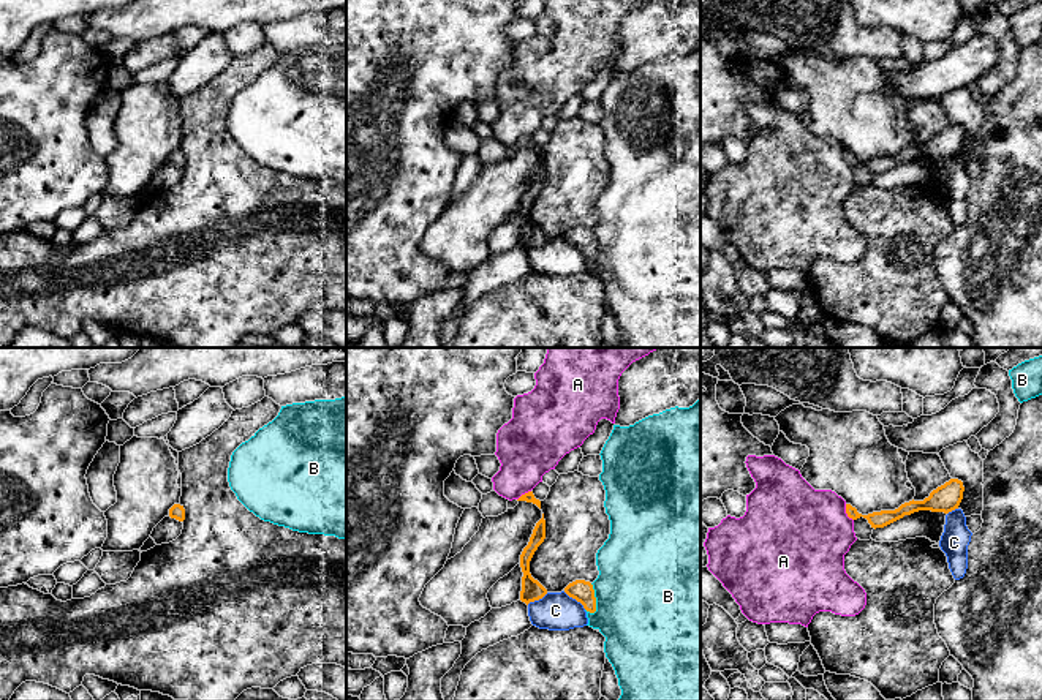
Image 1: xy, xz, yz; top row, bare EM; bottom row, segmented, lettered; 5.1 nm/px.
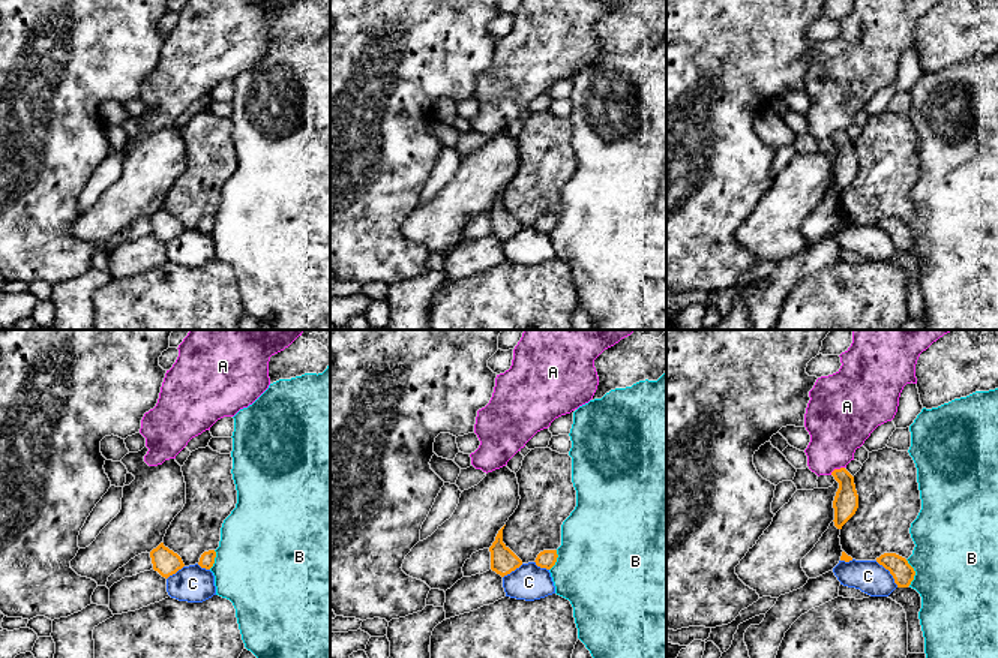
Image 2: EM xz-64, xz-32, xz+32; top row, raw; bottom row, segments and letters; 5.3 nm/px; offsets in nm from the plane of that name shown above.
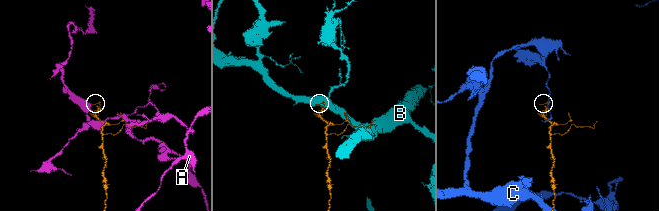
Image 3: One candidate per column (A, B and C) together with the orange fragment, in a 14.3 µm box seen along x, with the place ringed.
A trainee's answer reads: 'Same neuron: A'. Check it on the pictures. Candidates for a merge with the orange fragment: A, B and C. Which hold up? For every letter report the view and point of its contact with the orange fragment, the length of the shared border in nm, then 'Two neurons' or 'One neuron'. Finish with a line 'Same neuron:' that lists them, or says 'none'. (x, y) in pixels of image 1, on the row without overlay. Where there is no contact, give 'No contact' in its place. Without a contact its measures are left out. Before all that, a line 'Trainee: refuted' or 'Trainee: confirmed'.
Trainee: refuted
A: Touches orange at yz (846, 158). Shared border 100 nm. Two neurons
B: Touches orange at xz (595, 245). Shared border 160 nm. Two neurons
C: Touches orange at xz (574, 244). Shared border 150 nm. Two neurons
Same neuron: none

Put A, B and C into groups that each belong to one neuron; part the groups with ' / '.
A / B / C

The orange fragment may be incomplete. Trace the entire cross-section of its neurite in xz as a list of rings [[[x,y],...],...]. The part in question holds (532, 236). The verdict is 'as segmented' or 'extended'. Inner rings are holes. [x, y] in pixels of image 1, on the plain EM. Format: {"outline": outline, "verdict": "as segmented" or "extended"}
{"outline": [[[542,160],[542,164],[536,169],[533,175],[528,191],[523,194],[520,201],[520,213],[523,218],[520,247],[525,248],[527,251],[530,248],[542,245],[547,240],[547,235],[530,220],[530,207],[538,193],[544,188],[544,185],[546,185],[546,166]]], "verdict": "as segmented"}

